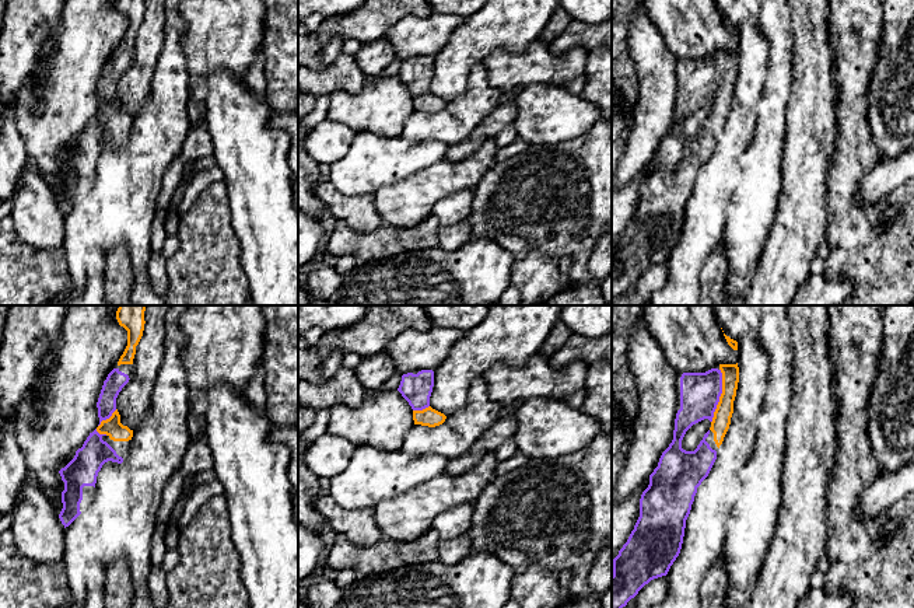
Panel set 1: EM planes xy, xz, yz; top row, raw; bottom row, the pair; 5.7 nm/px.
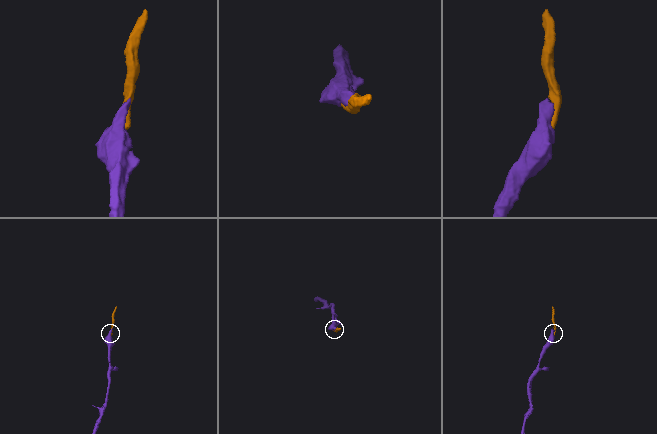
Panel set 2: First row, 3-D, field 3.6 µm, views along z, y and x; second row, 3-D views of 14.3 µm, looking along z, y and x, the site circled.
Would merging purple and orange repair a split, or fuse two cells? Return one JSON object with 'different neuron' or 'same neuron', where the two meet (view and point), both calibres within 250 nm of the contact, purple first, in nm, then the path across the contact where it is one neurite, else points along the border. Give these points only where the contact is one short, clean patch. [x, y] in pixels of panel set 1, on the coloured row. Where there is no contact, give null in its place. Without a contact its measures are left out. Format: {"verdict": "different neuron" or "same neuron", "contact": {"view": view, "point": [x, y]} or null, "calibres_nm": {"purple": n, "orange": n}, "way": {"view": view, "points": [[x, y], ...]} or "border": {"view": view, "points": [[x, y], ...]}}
{"verdict": "same neuron", "contact": {"view": "yz", "point": [720, 395]}, "calibres_nm": {"purple": 220, "orange": 110}, "way": {"view": "yz", "points": [[700, 392], [703, 395], [720, 395], [721, 420]]}}

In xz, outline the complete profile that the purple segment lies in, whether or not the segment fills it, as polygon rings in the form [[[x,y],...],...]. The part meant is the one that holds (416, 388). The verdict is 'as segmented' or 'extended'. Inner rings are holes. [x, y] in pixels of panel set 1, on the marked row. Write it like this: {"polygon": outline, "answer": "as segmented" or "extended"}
{"polygon": [[[421,370],[417,374],[407,373],[402,375],[398,391],[412,406],[414,424],[435,427],[447,419],[444,413],[430,406],[433,387],[433,370]]], "answer": "extended"}

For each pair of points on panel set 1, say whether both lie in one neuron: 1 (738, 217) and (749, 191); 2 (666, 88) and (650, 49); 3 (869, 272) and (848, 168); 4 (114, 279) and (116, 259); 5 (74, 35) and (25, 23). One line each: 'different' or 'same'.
1: same
2: same
3: same
4: same
5: different

